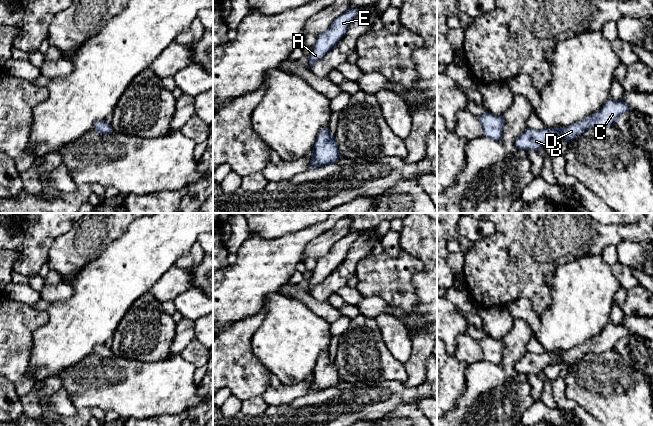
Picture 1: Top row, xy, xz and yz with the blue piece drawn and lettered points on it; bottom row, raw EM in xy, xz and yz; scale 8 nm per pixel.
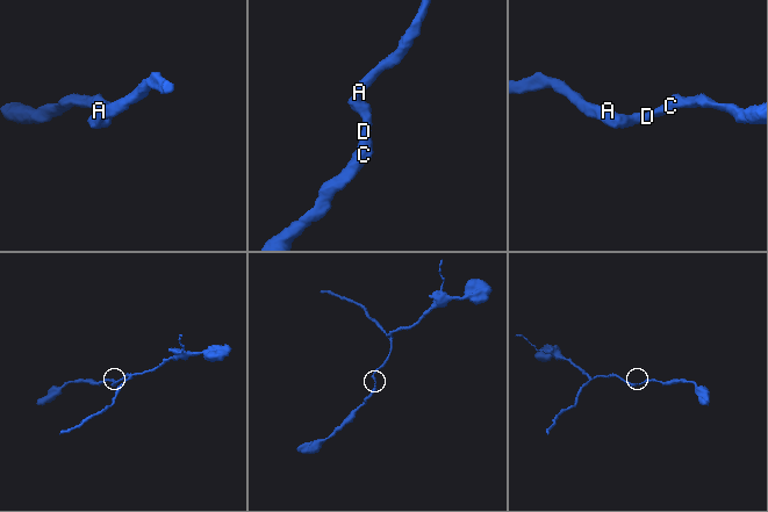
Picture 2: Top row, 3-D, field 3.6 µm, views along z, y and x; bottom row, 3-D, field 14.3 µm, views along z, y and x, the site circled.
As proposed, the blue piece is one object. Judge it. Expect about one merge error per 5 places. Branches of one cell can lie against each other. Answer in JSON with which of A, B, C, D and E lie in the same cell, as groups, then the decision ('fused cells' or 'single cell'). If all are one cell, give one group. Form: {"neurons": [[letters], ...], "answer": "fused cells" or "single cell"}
{"neurons": [["A", "B", "C", "D", "E"]], "answer": "single cell"}

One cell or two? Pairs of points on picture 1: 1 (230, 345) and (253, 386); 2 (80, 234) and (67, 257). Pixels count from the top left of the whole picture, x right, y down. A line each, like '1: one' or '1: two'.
1: one
2: one

